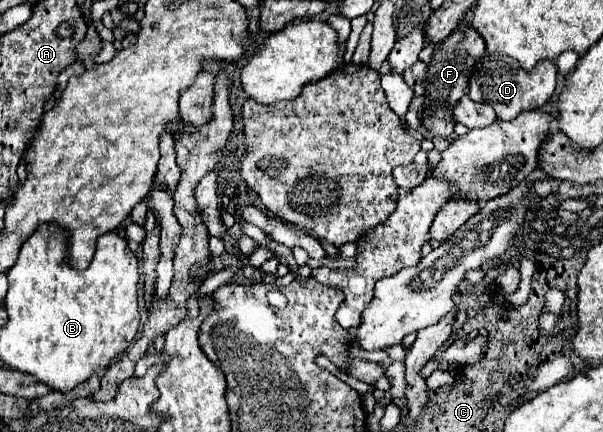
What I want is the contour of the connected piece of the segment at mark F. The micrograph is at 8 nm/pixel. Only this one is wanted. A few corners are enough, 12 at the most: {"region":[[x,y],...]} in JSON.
{"region":[[458,26],[432,54],[422,126],[448,138],[454,106],[486,54],[474,26]]}

